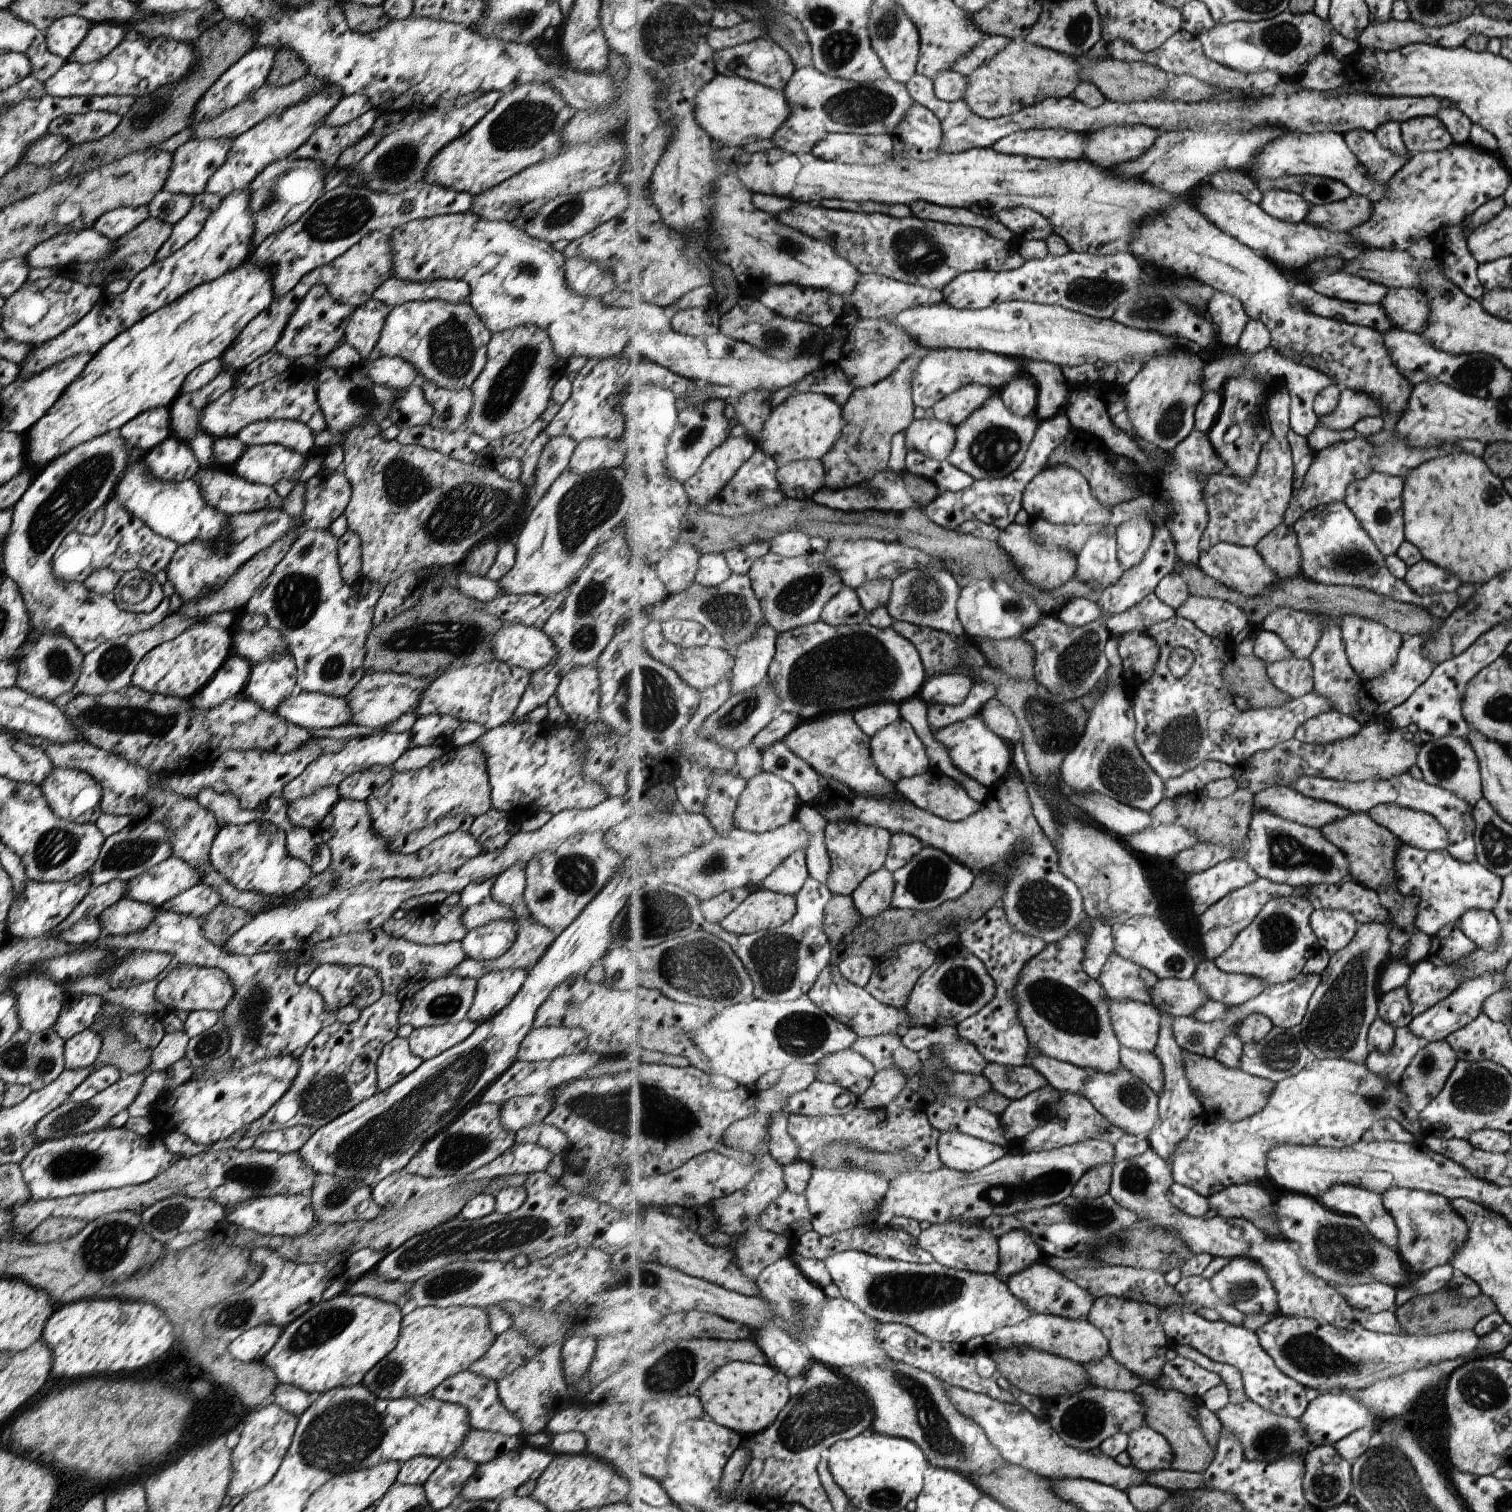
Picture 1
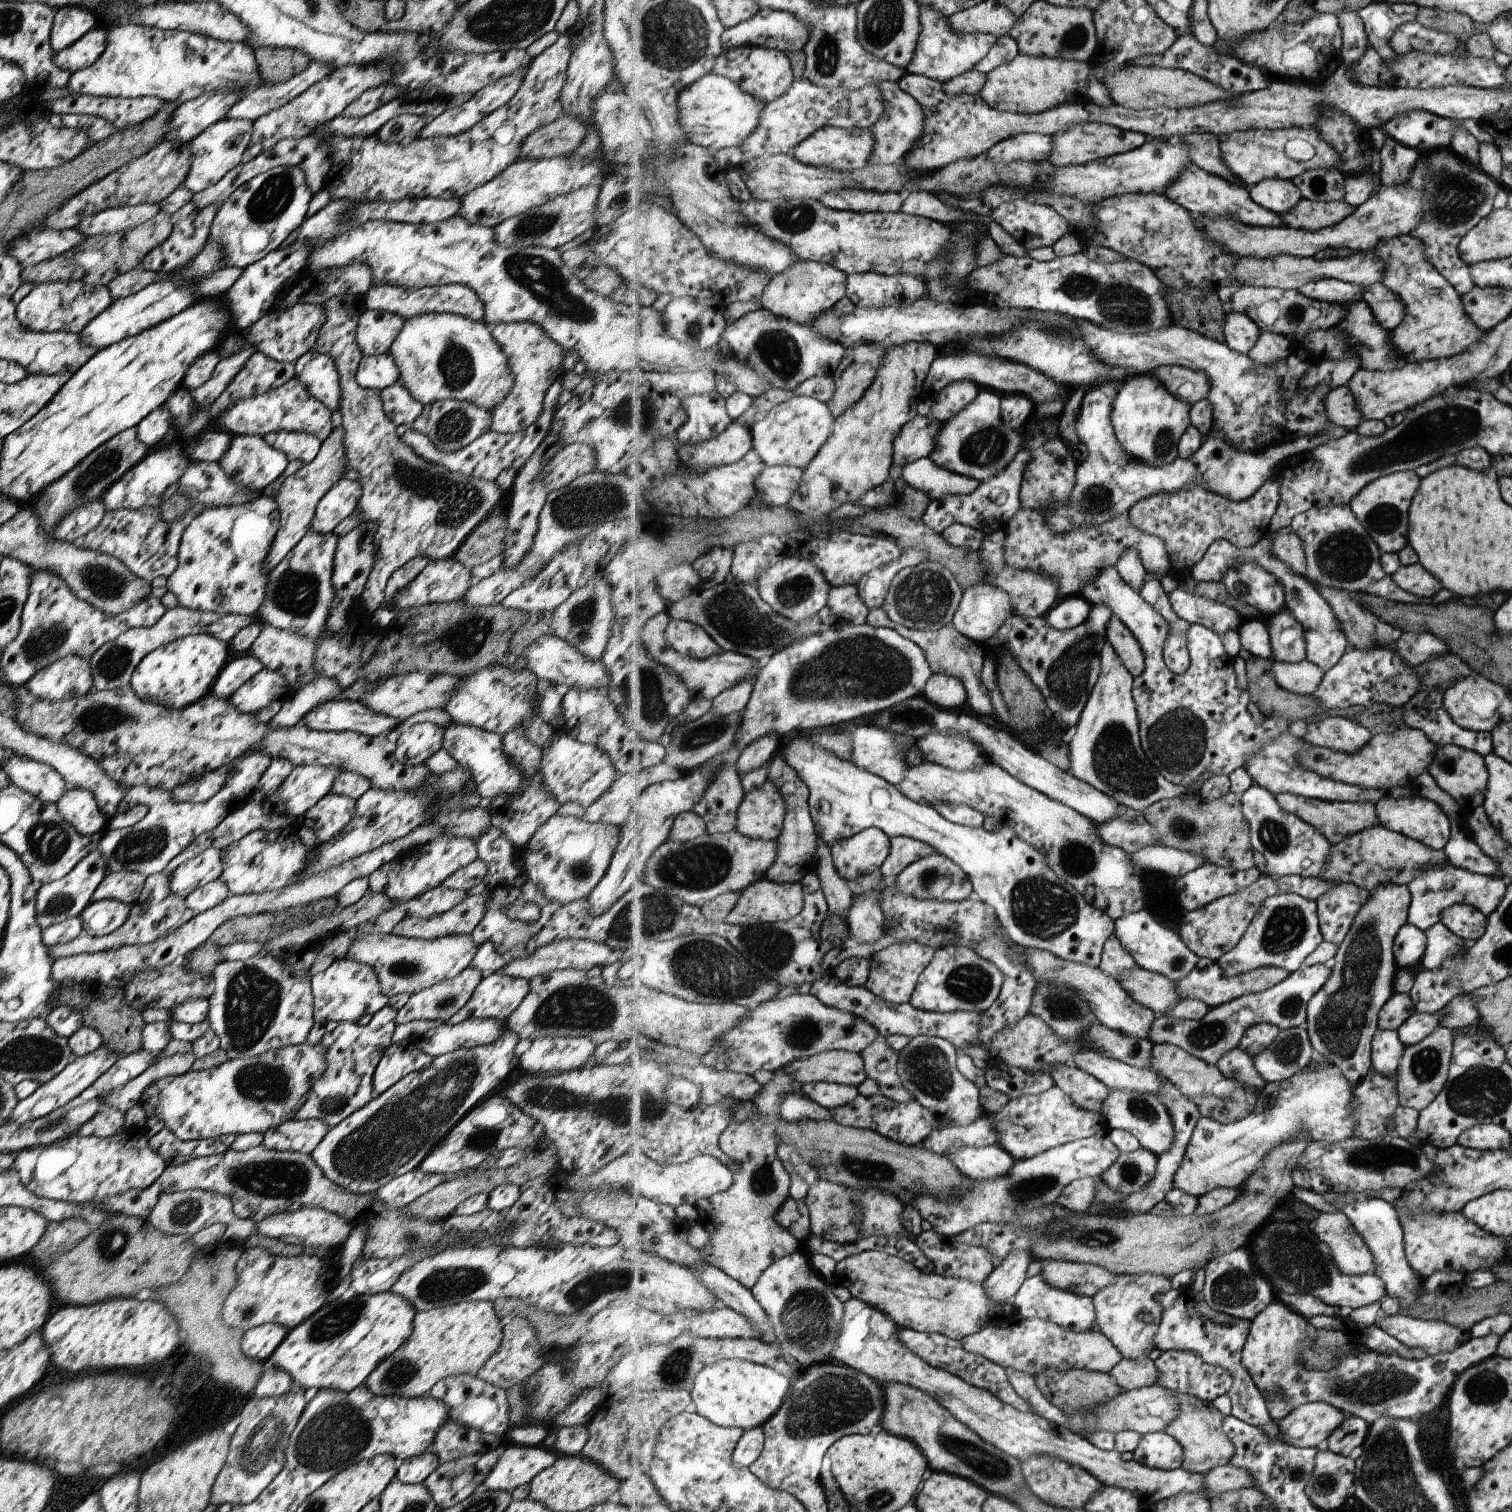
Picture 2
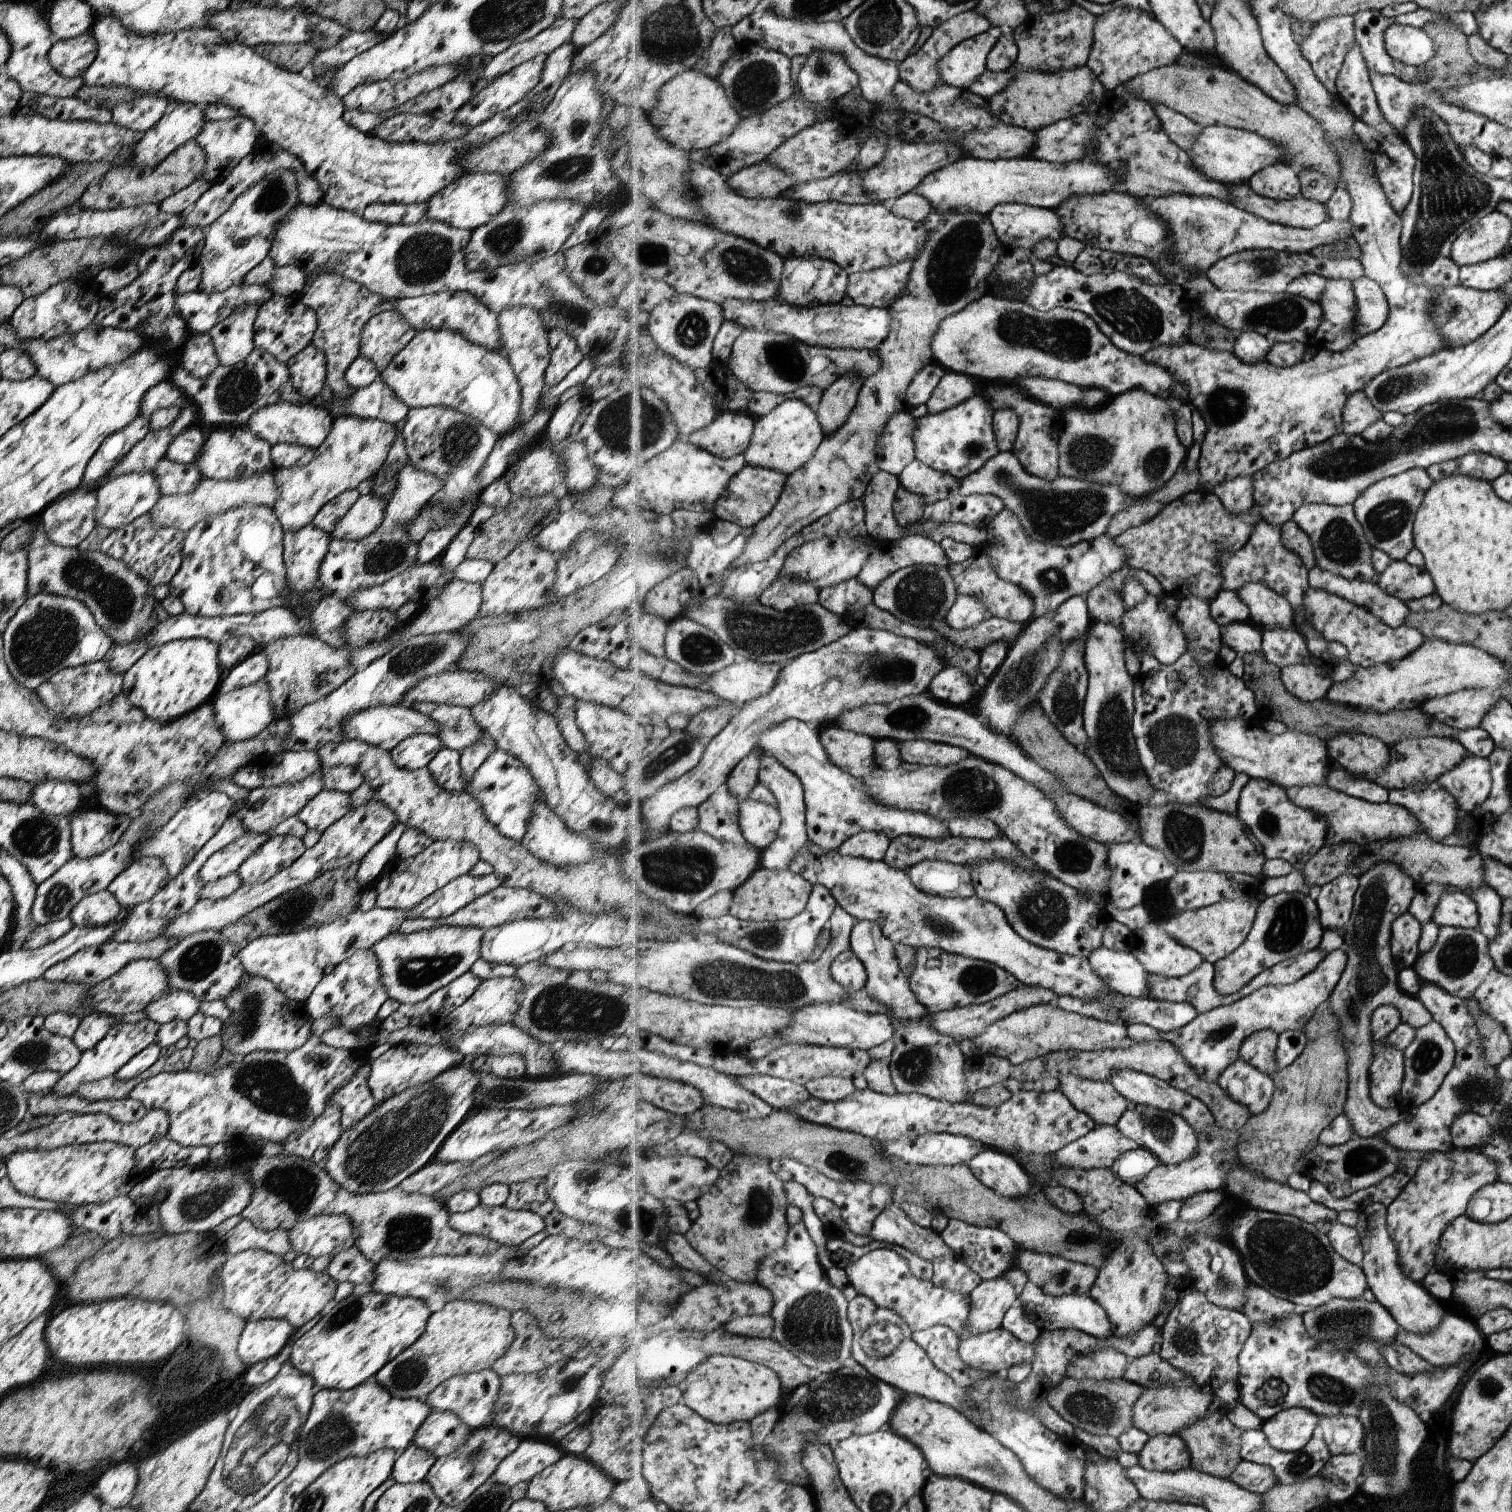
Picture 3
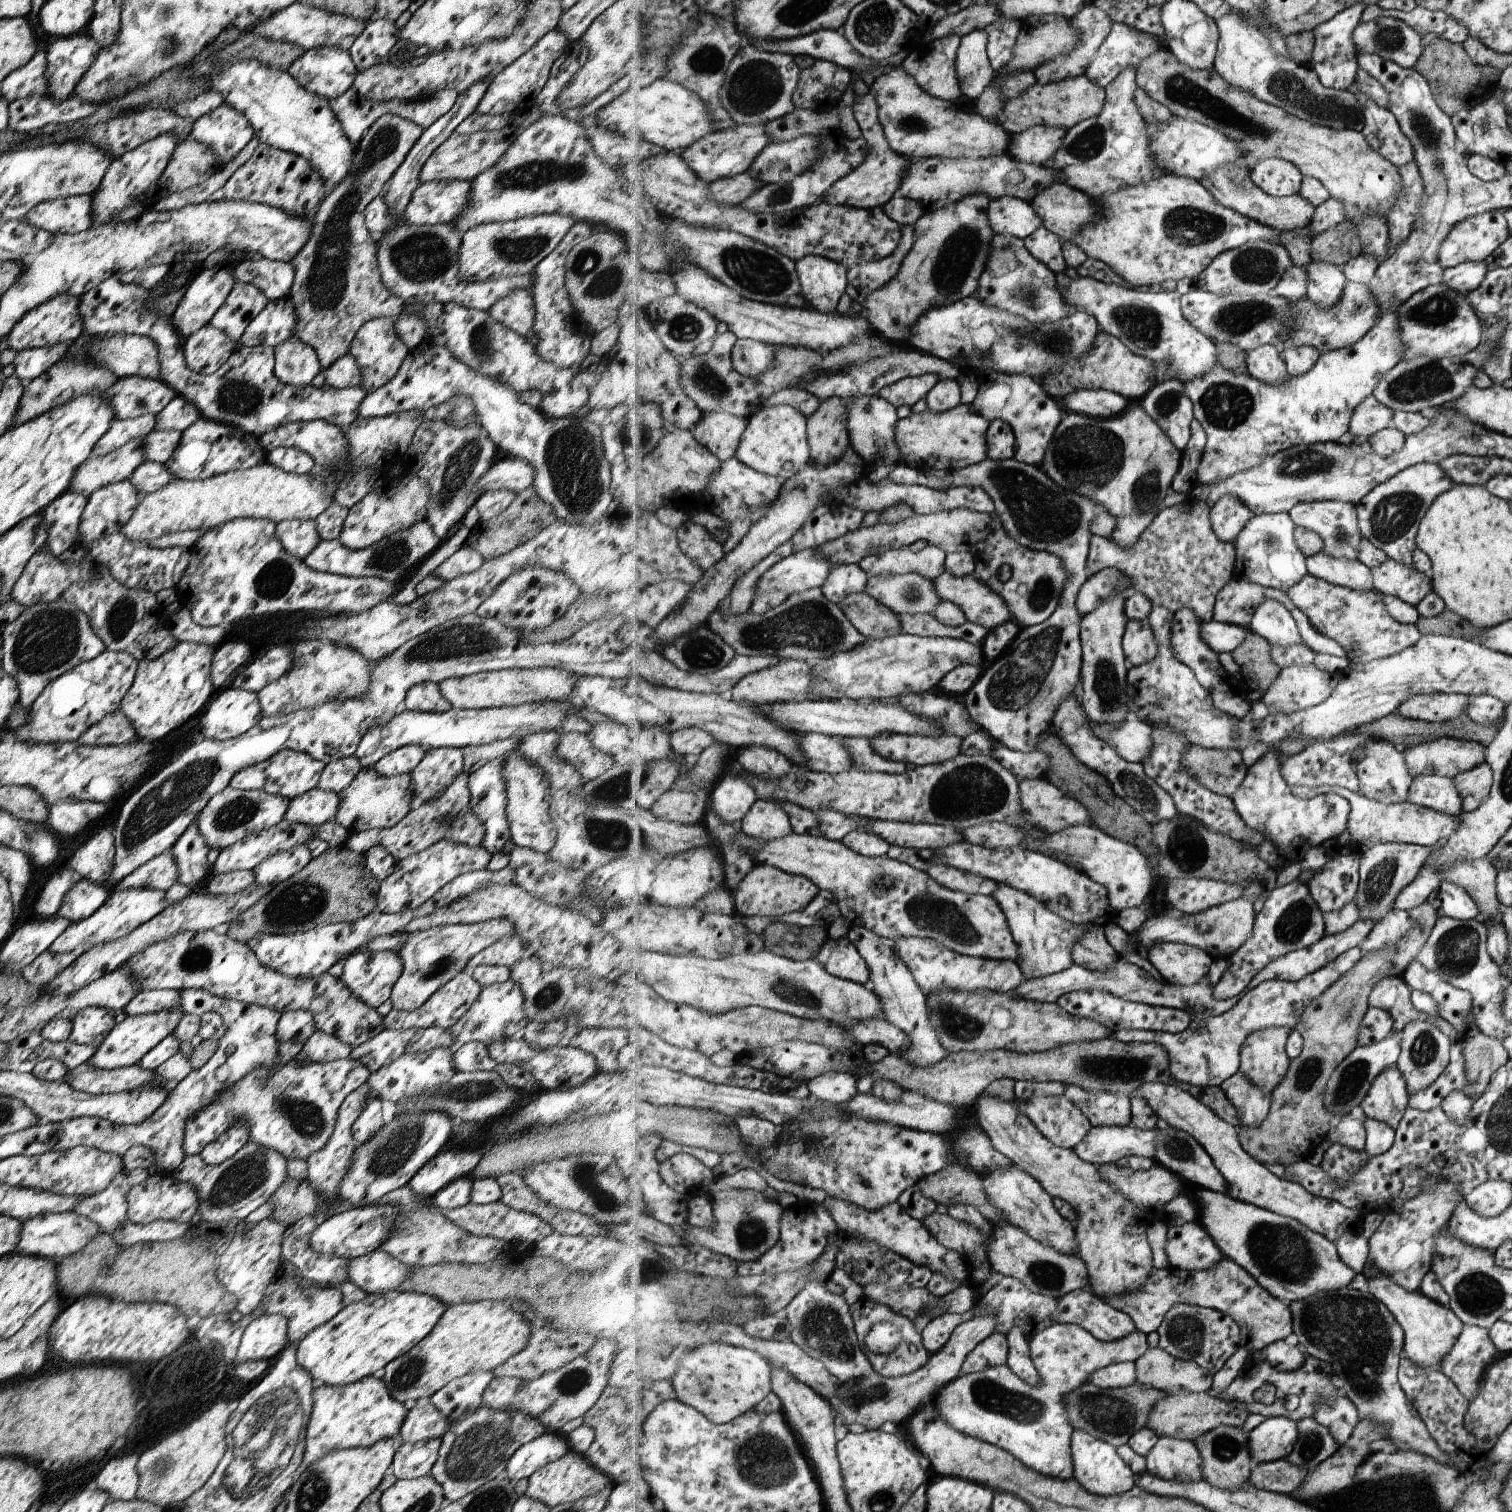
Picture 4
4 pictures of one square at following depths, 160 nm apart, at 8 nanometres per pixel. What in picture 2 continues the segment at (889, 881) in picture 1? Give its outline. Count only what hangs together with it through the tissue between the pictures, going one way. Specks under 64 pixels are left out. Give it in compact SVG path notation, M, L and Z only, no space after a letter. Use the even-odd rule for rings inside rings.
M871 891L854 898L854 905L848 914L850 936L860 943L876 943L886 932L886 916L881 908L882 893Z

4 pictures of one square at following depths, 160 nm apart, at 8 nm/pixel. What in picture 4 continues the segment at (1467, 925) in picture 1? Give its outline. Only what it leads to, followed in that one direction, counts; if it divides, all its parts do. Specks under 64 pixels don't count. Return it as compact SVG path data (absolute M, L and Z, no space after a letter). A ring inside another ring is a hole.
M1443 881L1439 888L1436 888L1428 900L1437 910L1440 917L1453 917L1461 920L1476 919L1478 914L1475 899L1467 892L1466 888L1458 884Z

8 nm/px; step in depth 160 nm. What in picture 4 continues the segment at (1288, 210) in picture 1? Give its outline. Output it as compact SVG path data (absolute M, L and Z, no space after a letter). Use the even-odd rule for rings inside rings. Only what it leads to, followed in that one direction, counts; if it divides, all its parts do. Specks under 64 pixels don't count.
M1285 159L1254 162L1252 176L1259 188L1274 197L1299 194L1305 177L1296 164Z

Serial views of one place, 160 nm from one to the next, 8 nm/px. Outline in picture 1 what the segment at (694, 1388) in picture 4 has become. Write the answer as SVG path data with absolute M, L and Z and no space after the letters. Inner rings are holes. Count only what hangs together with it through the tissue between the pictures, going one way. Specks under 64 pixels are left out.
M731 1361L714 1372L699 1390L707 1417L735 1429L744 1439L769 1428L789 1402L789 1377L771 1364Z

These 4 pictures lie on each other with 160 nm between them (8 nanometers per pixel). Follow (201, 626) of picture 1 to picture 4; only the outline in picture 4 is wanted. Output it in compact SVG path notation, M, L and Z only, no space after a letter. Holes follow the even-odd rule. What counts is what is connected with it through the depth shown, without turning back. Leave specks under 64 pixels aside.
M179 641L169 652L164 652L155 660L138 661L133 682L123 695L118 710L131 723L139 739L156 741L167 736L169 732L177 730L179 726L184 726L185 722L189 718L193 718L197 714L197 710L203 708L204 704L214 695L215 690L210 679L211 657L214 650L215 648L209 645Z

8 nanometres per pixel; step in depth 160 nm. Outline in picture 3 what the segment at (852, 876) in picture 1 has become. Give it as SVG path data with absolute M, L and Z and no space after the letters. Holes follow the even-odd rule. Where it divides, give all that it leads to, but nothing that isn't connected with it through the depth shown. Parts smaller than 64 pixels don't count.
M861 831L843 843L838 850L843 856L863 857L882 861L890 850L891 840L877 831Z

